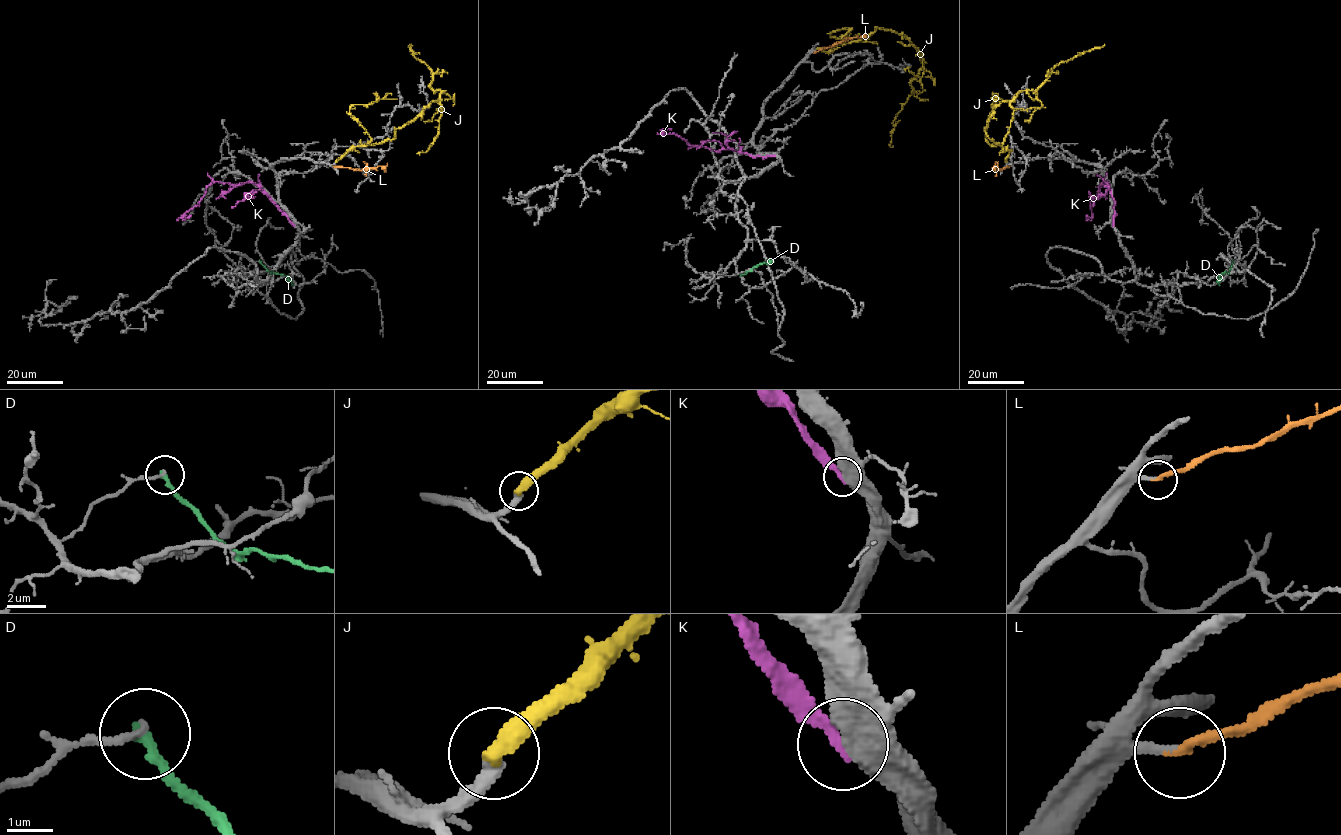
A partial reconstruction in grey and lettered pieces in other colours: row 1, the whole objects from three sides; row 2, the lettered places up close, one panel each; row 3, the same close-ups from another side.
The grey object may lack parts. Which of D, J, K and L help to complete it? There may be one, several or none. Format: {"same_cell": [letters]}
{"same_cell": ["J", "L"]}

